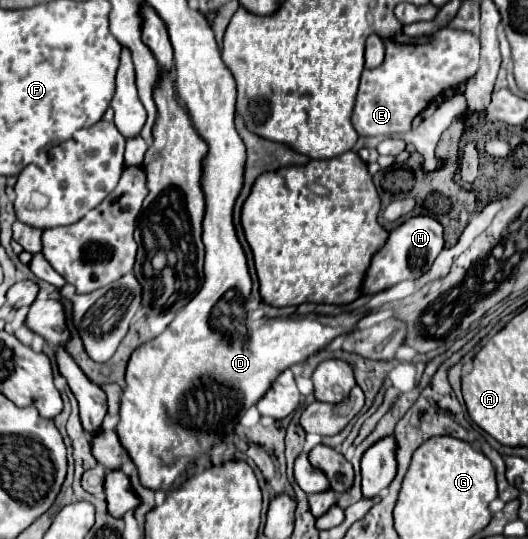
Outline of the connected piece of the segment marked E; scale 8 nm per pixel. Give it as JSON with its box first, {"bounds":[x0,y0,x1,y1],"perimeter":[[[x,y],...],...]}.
{"bounds":[353,28,480,136],"perimeter":[[[439,28],[433,34],[407,38],[403,34],[383,38],[385,60],[381,66],[361,74],[357,102],[353,108],[353,128],[359,136],[393,136],[407,132],[411,120],[423,112],[435,96],[457,88],[477,72],[480,62],[479,36],[457,28]]]}

